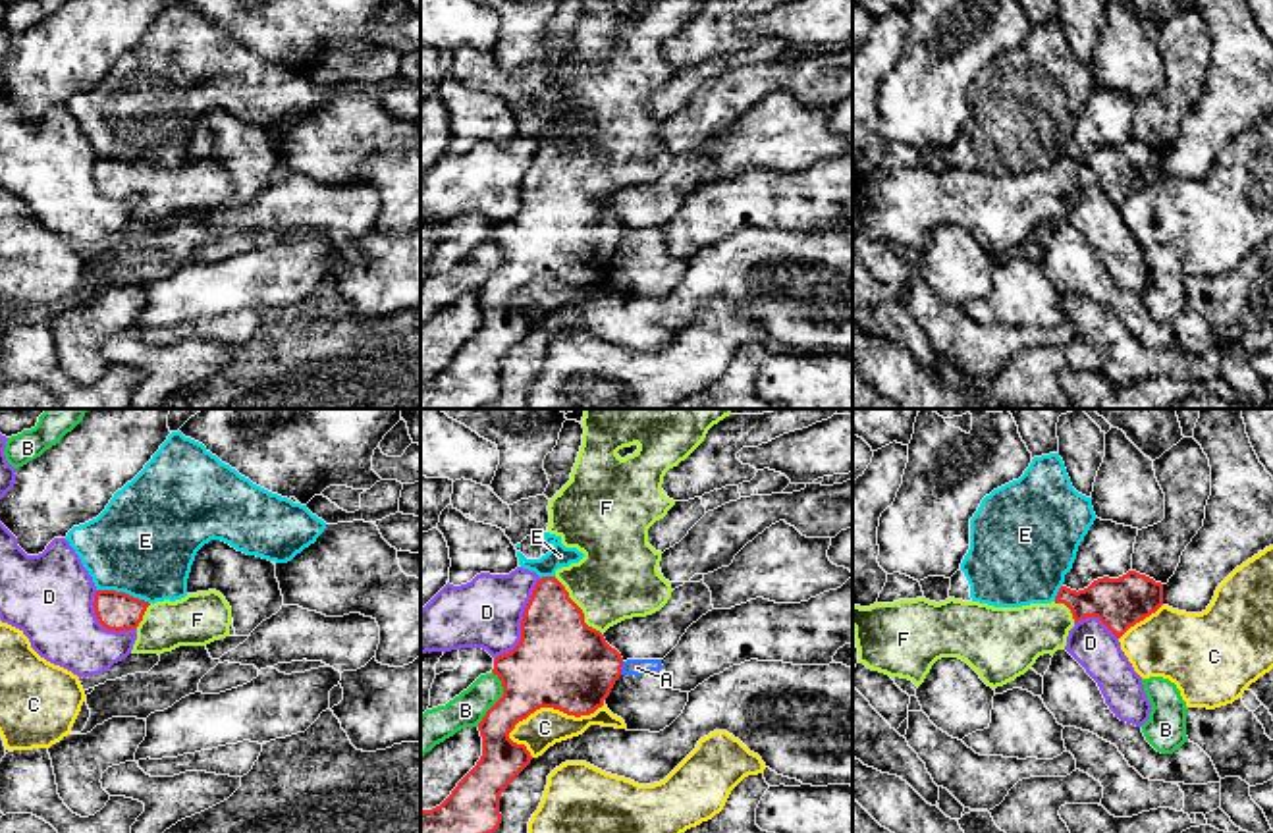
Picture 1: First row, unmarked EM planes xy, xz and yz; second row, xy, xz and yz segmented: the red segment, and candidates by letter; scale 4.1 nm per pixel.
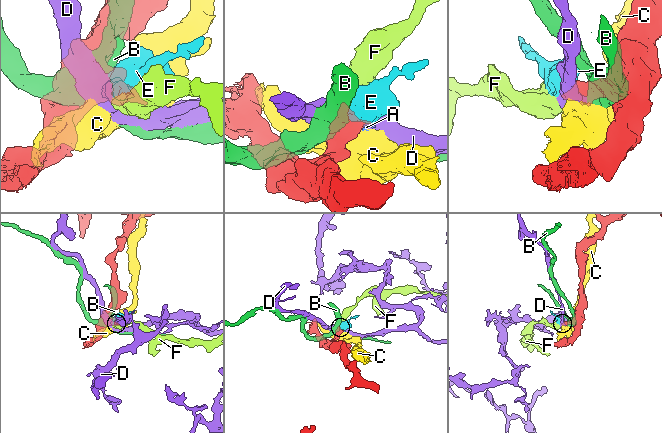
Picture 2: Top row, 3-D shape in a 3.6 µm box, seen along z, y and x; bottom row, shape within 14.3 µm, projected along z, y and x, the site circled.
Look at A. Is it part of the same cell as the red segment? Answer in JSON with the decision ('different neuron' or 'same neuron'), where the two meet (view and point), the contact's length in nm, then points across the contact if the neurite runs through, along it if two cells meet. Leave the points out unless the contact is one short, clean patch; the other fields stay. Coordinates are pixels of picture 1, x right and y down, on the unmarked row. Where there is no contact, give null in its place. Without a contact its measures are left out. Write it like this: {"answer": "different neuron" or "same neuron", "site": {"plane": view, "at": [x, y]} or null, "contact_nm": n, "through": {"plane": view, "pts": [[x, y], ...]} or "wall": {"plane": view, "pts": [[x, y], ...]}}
{"answer": "different neuron", "site": {"plane": "xz", "at": [622, 234]}, "contact_nm": 60, "wall": {"plane": "xz", "pts": [[623, 230], [620, 241]]}}

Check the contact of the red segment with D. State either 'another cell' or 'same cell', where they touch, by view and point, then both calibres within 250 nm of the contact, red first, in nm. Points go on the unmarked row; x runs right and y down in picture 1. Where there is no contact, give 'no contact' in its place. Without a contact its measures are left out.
another cell; meets red in xz at (521, 191); 380 nm thick on the red side, 300 nm on the other

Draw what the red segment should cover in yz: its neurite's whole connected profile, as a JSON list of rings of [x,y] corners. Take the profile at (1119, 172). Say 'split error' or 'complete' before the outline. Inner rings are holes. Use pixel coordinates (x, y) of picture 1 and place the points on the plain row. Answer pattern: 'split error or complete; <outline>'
split error; [[[1128,139],[1119,147],[1097,147],[1084,158],[1061,154],[1051,172],[1022,175],[993,175],[980,170],[949,166],[930,170],[926,166],[853,174],[853,197],[858,229],[872,239],[901,245],[920,255],[932,233],[941,226],[966,229],[980,247],[991,255],[1003,255],[1024,243],[1040,224],[1065,218],[1069,199],[1086,185],[1097,185],[1117,206],[1163,174],[1163,152]]]

